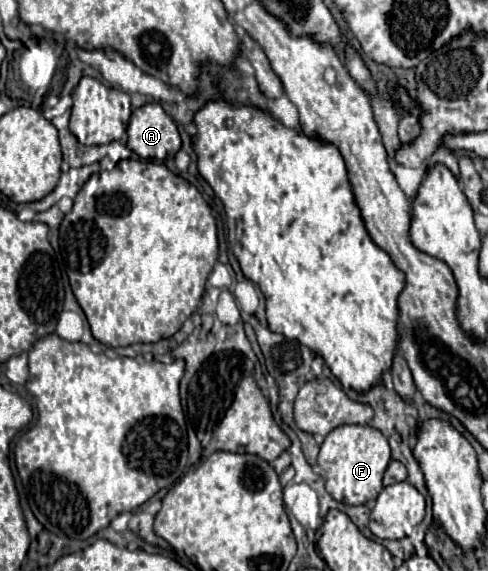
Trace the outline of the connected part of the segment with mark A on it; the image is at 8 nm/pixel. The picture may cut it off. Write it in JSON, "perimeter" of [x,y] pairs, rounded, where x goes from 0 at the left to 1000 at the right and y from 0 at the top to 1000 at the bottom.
{"perimeter":[[[324,179],[279,189],[262,214],[258,256],[295,280],[352,277],[373,249],[352,207],[332,193]]]}

